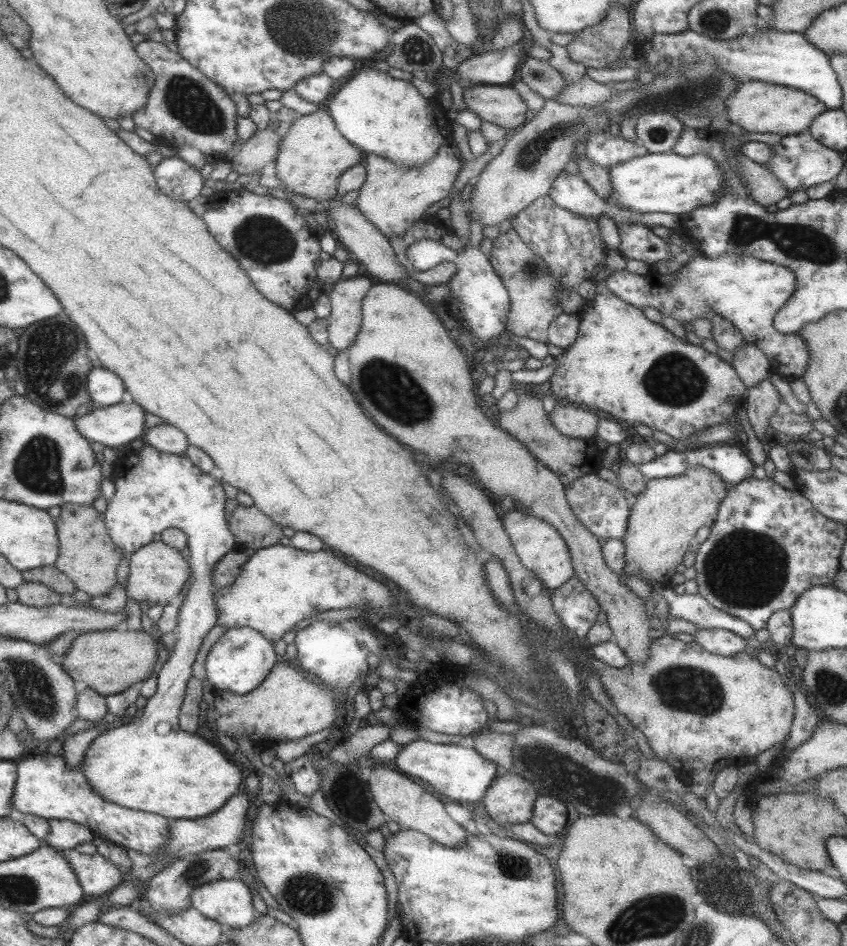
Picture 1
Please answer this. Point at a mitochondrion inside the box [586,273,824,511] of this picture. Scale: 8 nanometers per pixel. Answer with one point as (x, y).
(675, 380)

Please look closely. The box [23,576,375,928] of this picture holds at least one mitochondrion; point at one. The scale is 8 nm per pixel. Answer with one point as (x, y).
(307, 894)

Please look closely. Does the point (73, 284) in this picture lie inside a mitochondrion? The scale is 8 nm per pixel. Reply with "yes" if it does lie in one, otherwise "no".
no

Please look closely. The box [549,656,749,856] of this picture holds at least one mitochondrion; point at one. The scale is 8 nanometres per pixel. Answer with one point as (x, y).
(684, 688)

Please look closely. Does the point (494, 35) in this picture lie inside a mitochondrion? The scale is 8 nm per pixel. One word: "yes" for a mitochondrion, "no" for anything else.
no

